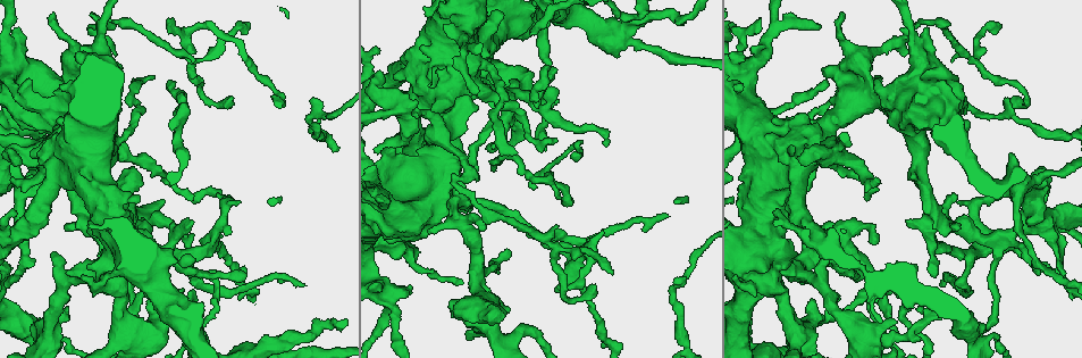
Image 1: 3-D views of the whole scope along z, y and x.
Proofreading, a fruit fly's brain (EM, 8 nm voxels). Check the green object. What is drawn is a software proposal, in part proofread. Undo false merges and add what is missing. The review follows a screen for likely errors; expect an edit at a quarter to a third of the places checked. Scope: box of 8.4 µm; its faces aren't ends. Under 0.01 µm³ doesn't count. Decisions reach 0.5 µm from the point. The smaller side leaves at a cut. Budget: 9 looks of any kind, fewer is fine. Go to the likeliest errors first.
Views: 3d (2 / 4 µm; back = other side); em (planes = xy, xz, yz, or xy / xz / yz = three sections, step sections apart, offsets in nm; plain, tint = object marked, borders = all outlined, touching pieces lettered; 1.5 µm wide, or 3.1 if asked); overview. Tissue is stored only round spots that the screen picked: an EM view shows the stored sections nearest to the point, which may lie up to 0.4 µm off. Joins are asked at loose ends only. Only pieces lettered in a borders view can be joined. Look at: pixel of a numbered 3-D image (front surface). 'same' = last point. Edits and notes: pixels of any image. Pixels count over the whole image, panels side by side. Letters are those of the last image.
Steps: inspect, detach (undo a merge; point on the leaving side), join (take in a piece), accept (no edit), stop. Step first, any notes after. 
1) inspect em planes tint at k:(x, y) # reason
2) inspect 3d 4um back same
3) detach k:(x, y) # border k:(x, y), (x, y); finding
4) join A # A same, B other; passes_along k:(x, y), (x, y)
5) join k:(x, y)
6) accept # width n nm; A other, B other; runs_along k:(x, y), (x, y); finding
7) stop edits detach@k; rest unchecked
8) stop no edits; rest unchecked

inspect em yz step 4 borders at 1:(934, 276) # branch stops here

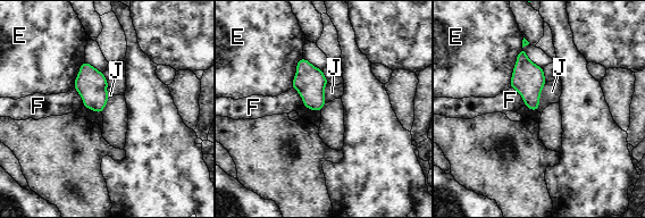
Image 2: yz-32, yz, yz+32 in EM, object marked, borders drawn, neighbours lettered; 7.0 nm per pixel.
accept # E other, F other, J other; border 2:(546, 82), (536, 110); none of them fits

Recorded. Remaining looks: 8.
inspect 3d 2um at 1:(609, 142) # branch stops here

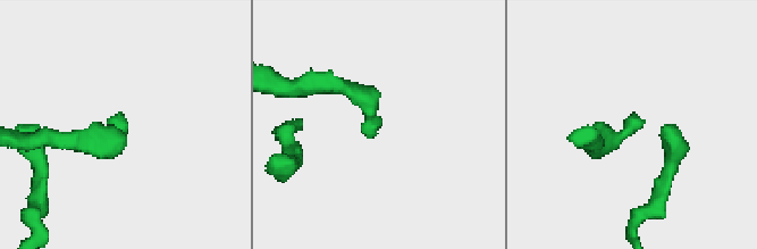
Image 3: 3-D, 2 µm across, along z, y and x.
inspect em planes borders at 3:(377, 128) # shape alone is not enough

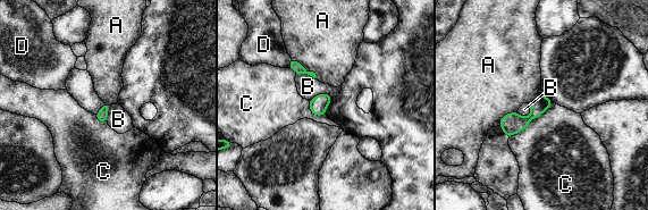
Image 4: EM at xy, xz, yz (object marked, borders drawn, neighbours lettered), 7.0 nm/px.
accept # longest_contact A 240 nm; A other, B other, C other, D other; border 4:(308, 100), (312, 114), (325, 115); none of them fits

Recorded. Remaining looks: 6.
inspect 3d 4um back at 1:(33, 136) # an open end

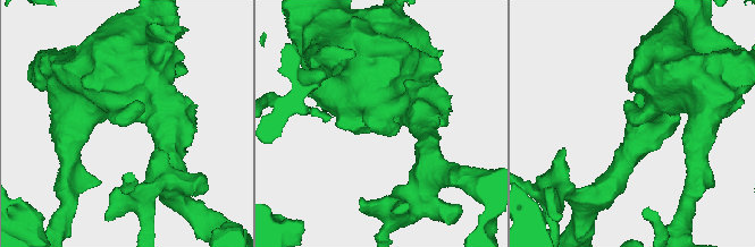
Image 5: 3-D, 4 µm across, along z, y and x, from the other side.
inspect em planes borders at 5:(129, 123) # shape alone is not enough

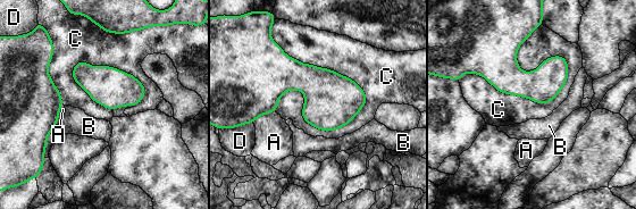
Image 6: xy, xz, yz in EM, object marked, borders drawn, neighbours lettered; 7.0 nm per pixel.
accept # A other, B other, C other, D other; border 6:(276, 43), (363, 90), (346, 126); none of them fits

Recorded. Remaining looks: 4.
inspect em planes borders at 1:(1062, 274) # tapers out

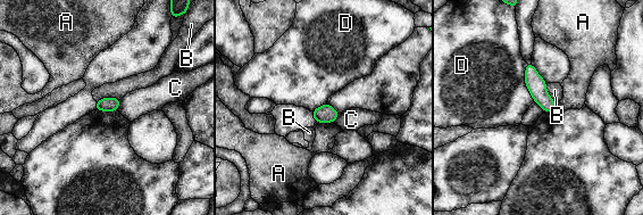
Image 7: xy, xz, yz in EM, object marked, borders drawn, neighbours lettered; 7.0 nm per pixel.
accept # A other, B other, C other, D other; border 7:(526, 64), (525, 87), (534, 101); none of them fits

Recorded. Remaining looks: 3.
stop no edits; rest unchecked

